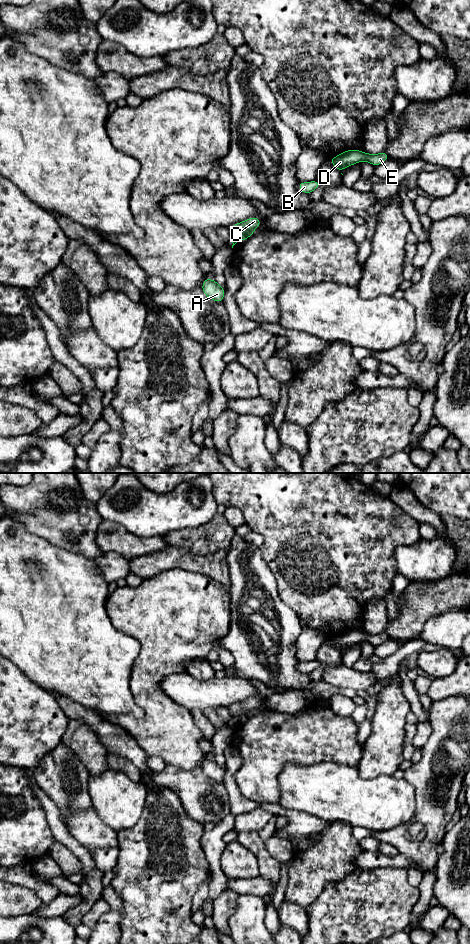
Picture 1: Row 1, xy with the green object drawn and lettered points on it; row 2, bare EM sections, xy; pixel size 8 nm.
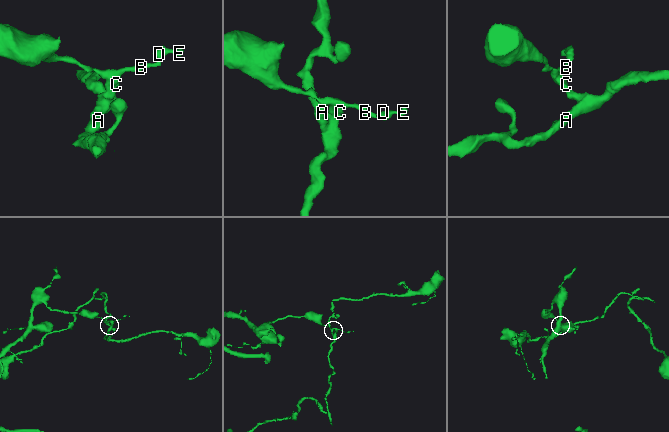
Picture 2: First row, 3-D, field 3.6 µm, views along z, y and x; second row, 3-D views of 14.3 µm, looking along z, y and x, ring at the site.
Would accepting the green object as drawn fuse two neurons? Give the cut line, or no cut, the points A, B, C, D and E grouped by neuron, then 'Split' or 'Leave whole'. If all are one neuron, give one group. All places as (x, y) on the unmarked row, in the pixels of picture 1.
Split along xy (253, 709), (234, 717). Groups: A / B C D E. Split

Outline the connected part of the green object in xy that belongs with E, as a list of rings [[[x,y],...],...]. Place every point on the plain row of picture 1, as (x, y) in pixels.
[[[350,629],[329,639],[329,641],[333,646],[336,646],[337,650],[341,653],[343,649],[349,647],[350,645],[355,645],[358,642],[367,641],[376,647],[387,641],[389,638],[390,637],[385,631],[371,635],[357,629]]]

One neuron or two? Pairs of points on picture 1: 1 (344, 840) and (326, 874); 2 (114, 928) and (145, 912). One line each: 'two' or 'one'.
1: one
2: two

